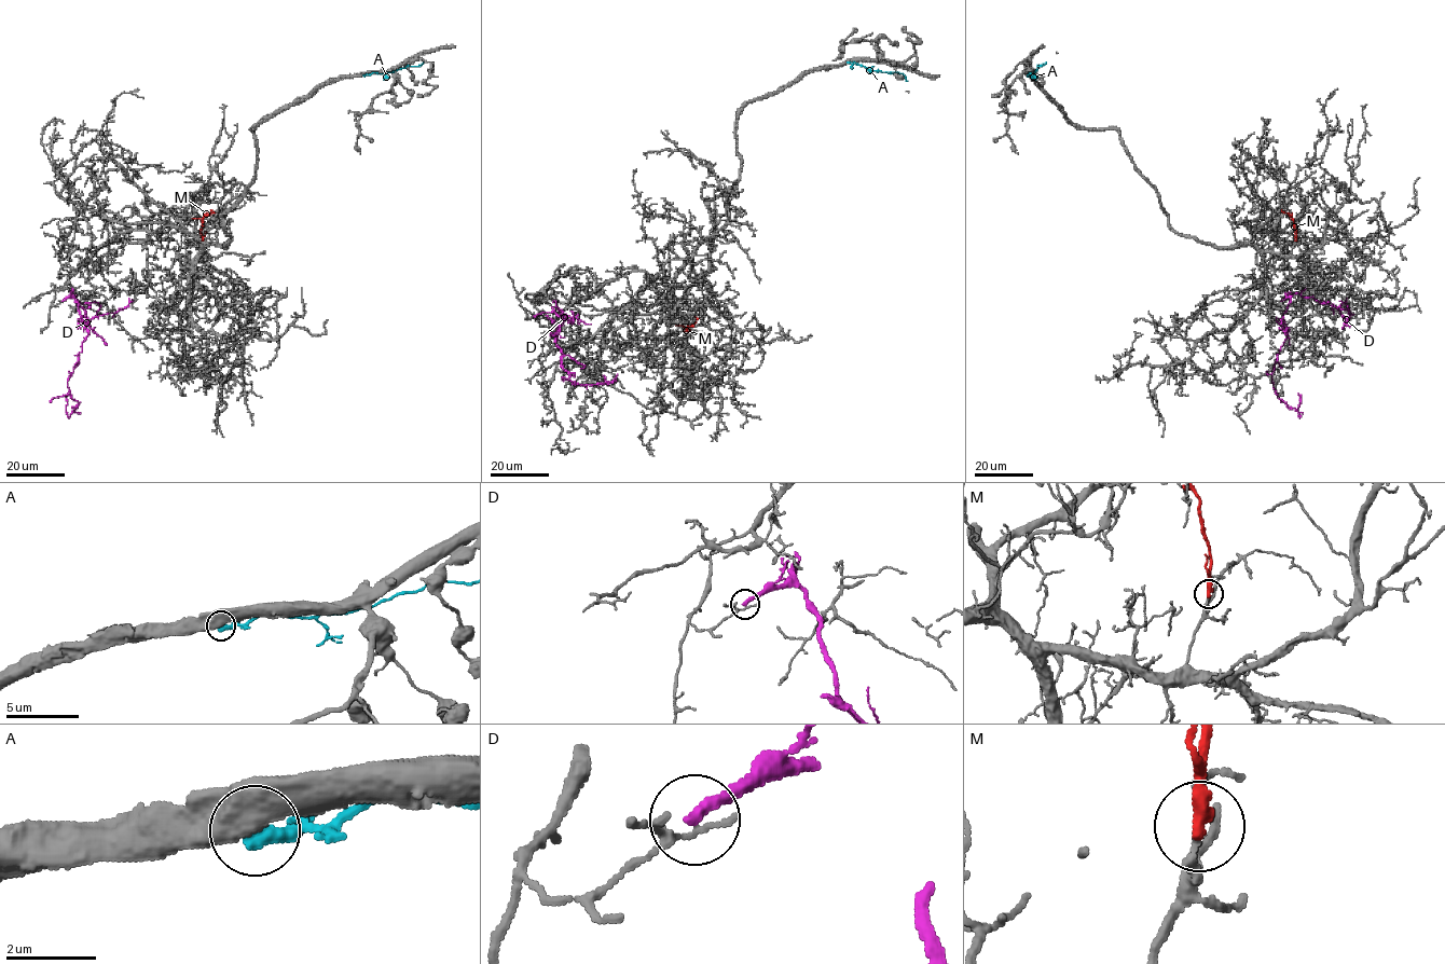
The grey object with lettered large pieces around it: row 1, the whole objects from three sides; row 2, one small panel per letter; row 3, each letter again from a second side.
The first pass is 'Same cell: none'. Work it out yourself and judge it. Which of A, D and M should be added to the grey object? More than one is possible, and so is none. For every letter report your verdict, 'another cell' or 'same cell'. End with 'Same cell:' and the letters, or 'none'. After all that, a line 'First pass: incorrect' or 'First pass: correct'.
A: another cell
D: another cell
M: another cell
Same cell: none
First pass: correct

